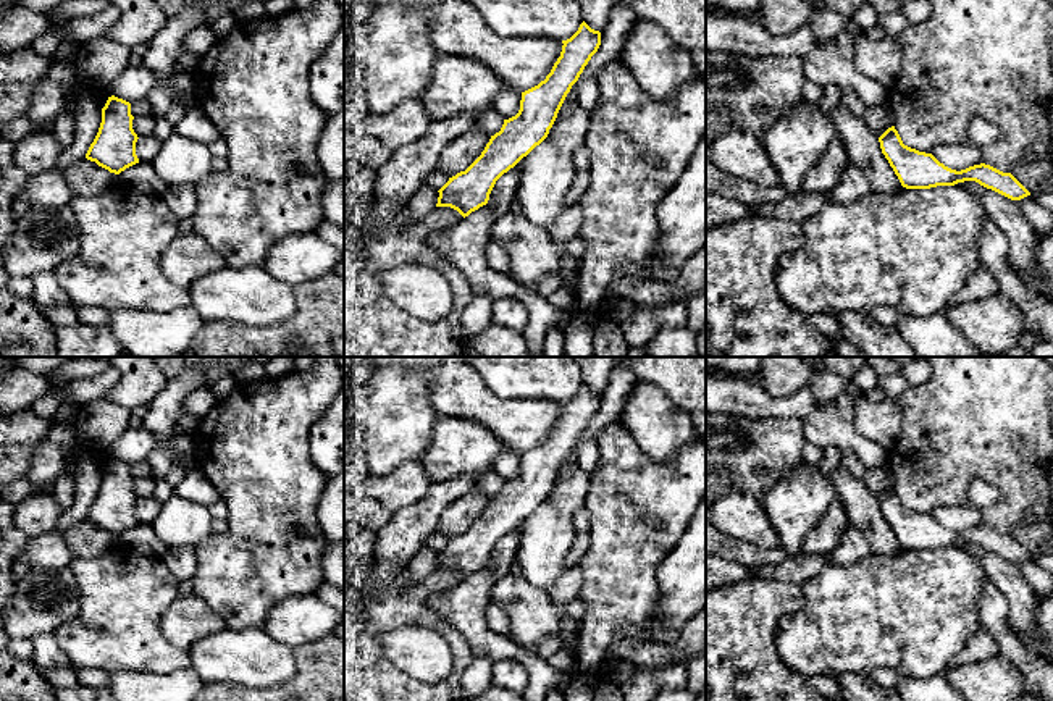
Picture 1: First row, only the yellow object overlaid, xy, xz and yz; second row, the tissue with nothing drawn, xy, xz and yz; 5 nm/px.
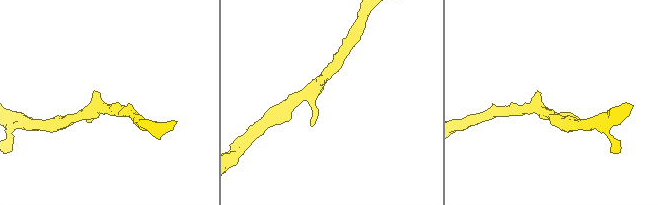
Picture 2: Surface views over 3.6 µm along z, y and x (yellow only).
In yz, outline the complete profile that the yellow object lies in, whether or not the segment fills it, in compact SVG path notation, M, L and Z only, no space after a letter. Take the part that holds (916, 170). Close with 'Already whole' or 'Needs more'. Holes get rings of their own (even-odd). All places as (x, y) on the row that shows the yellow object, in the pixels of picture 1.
M895 126L888 128L879 142L882 153L906 189L930 189L975 181L1011 200L1030 195L1011 173L1003 173L990 165L980 163L961 171L945 166L932 153L904 145Z. Already whole

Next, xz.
M583 21L562 44L546 79L522 92L518 113L504 120L501 131L465 171L449 178L438 191L436 207L451 207L468 216L488 204L496 181L547 137L567 94L598 52L601 32Z. Already whole

